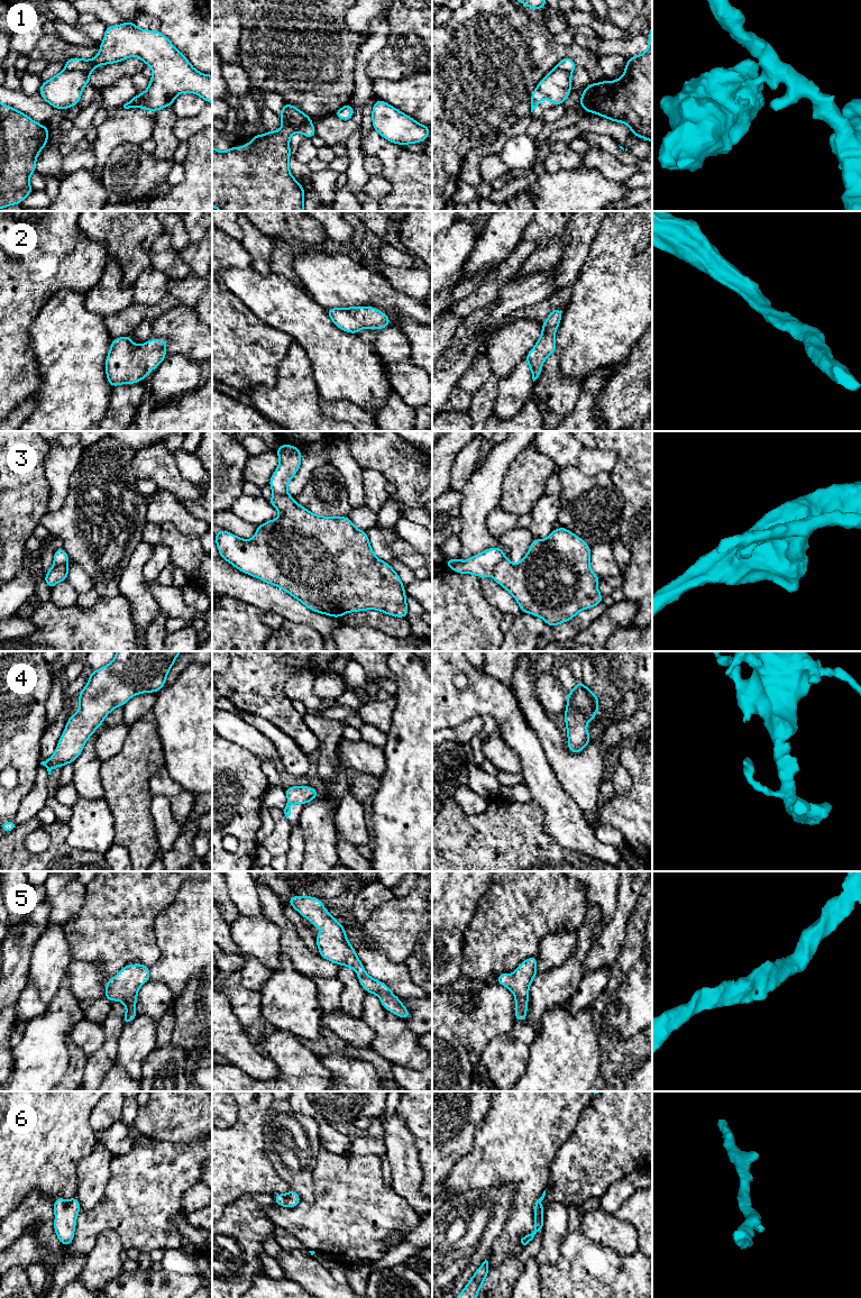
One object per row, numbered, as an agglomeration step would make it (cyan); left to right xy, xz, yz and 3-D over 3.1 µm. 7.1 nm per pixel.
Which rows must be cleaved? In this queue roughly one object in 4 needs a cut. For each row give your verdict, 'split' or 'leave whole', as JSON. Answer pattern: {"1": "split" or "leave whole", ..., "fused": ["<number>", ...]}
{"1": "split", "2": "leave whole", "3": "split", "4": "leave whole", "5": "leave whole", "6": "leave whole", "fused": ["1", "3"]}

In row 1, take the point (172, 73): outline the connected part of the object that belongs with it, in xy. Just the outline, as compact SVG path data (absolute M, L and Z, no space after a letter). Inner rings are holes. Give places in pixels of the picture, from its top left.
M131 21L106 26L99 54L92 60L72 57L66 61L65 70L91 73L100 65L130 56L138 56L148 64L153 75L147 90L125 103L125 109L139 107L156 112L172 106L182 92L198 94L212 103L212 75L198 72L159 30L140 29Z

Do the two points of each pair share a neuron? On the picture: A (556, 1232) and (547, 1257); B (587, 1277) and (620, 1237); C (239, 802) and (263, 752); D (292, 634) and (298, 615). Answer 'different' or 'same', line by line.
A: same
B: different
C: different
D: different

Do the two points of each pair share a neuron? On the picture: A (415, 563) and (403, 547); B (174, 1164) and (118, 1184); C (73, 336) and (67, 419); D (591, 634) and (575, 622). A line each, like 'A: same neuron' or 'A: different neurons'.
A: same neuron
B: same neuron
C: same neuron
D: different neurons

